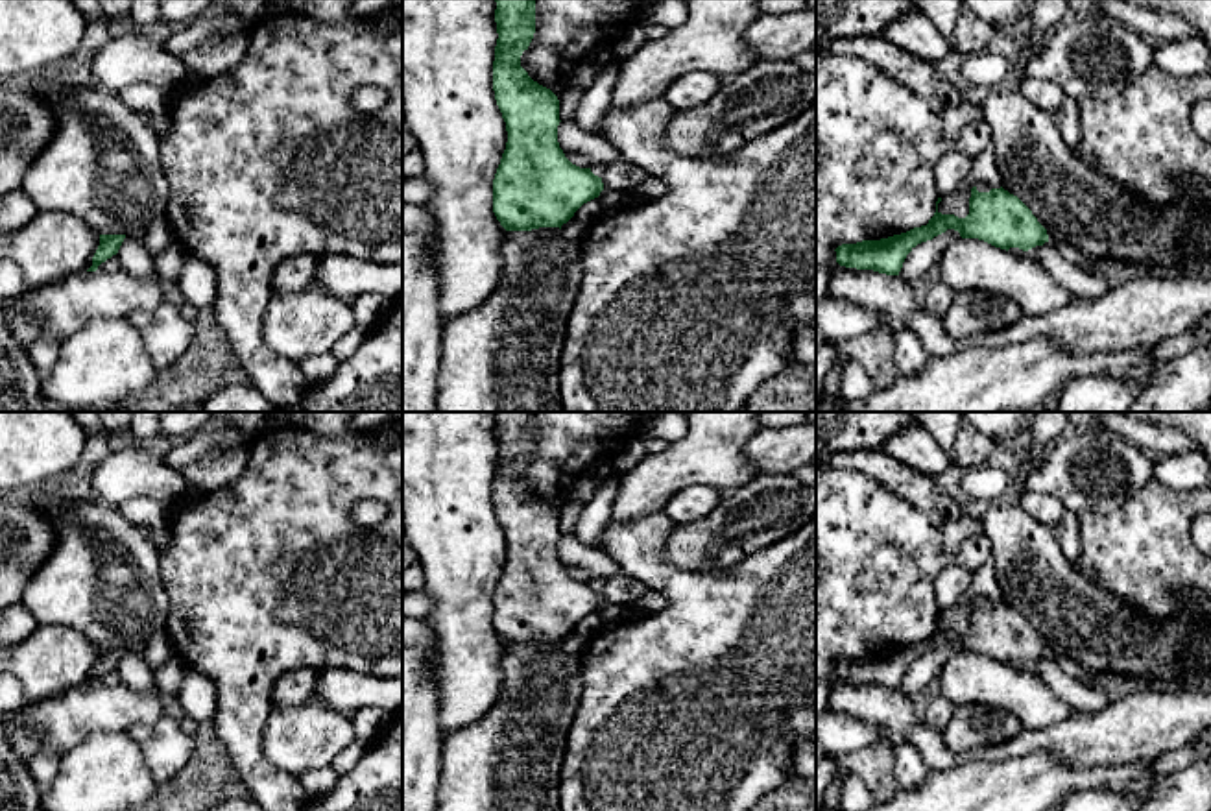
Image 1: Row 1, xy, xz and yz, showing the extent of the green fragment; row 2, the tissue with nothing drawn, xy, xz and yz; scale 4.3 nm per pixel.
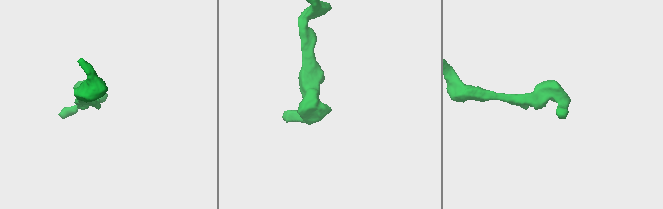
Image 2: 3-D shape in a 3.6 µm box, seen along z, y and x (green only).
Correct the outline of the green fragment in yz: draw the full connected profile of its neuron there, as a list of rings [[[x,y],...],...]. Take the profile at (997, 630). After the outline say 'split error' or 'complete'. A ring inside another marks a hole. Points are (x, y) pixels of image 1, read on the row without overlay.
[[[973,600],[973,602],[971,602],[971,611],[969,611],[969,628],[967,628],[965,632],[958,632],[958,630],[954,630],[954,628],[941,628],[941,626],[938,624],[938,617],[940,617],[940,615],[941,615],[941,611],[938,611],[938,615],[936,615],[936,626],[934,626],[934,630],[929,634],[927,639],[914,641],[914,643],[910,643],[910,645],[906,645],[906,647],[893,648],[893,650],[888,650],[888,652],[881,652],[881,654],[862,654],[862,656],[857,656],[857,658],[842,658],[842,660],[838,660],[838,661],[834,663],[834,665],[836,665],[836,676],[838,676],[840,680],[845,680],[845,682],[873,684],[873,685],[886,687],[886,689],[899,689],[906,669],[908,669],[917,658],[927,656],[927,654],[932,654],[934,650],[945,647],[947,643],[958,645],[962,652],[978,652],[978,654],[984,654],[984,656],[988,656],[988,658],[991,658],[991,660],[995,660],[995,661],[1006,663],[1006,665],[1008,665],[1010,661],[1019,661],[1019,663],[1023,663],[1023,665],[1028,665],[1028,663],[1032,663],[1032,661],[1036,661],[1036,660],[1043,660],[1045,656],[1049,656],[1047,643],[1037,635],[1037,632],[1032,628],[1032,624],[1030,624],[1017,610],[1010,608],[1010,606],[1004,604],[1002,600],[1001,600],[1001,602],[991,602],[989,606],[978,606],[977,600]]]; complete

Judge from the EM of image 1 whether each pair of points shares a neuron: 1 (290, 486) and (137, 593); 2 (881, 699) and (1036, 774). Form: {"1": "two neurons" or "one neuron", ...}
{"1": "two neurons", "2": "two neurons"}

